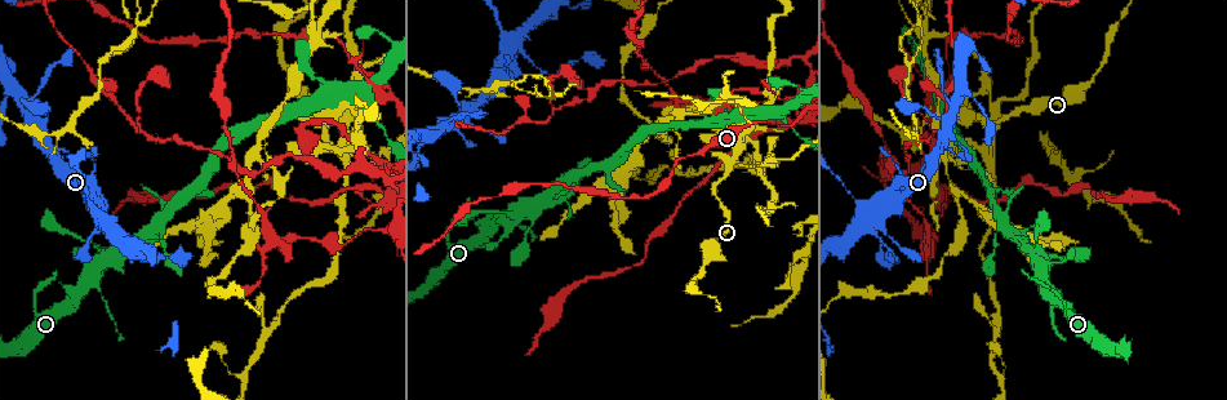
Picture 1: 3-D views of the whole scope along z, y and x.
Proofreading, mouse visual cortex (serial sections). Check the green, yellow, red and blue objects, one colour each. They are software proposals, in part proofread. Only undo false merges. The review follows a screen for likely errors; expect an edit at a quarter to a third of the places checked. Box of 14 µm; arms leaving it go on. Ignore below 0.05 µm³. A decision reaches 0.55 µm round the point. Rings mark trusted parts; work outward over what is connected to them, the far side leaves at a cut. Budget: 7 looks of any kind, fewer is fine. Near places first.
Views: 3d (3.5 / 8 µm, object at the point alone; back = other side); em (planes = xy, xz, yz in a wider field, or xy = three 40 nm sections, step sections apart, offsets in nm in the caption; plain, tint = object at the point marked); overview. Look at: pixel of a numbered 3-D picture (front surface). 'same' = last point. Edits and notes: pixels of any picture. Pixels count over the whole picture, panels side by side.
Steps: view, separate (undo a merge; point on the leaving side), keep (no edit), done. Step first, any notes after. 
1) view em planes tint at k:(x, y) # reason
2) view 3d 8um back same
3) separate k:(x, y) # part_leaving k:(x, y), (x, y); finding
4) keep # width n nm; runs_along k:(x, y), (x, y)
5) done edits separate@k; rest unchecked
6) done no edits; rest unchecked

view 3d 3.5um at 1:(1118, 23) # thick turns thin

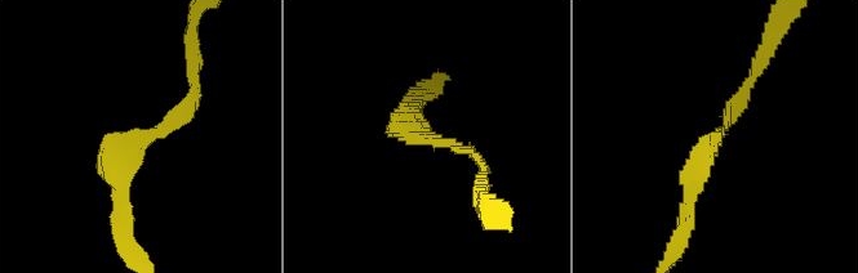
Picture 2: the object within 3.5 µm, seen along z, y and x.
view em xy step 3 tint at 2:(145, 139) # arm_widths 150, 200 nm; now the EM

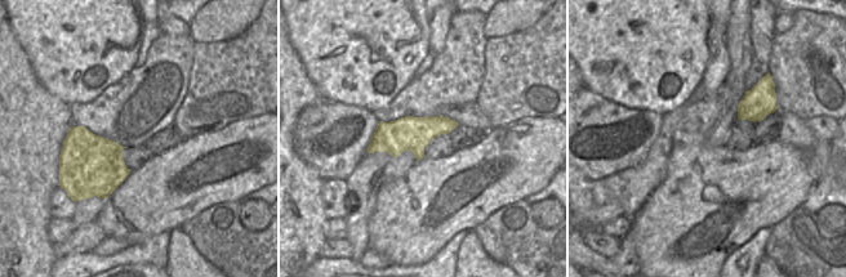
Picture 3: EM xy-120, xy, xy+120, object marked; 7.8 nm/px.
keep # runs_along 2:(125, 206), (116, 162), (196, 83); all the same cell

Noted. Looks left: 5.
view 3d 3.5um at 1:(928, 97) # narrows sharply

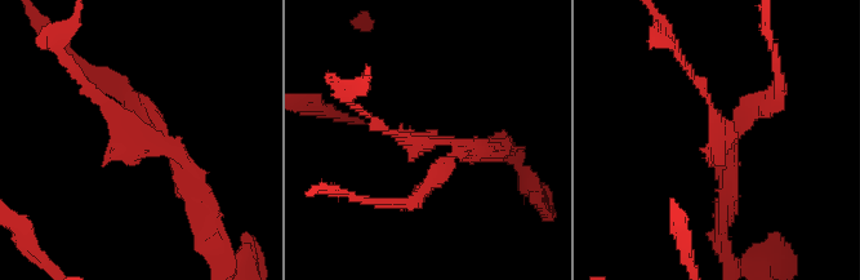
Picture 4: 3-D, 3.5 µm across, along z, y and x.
view em xy step 1 tint at 4:(716, 147)

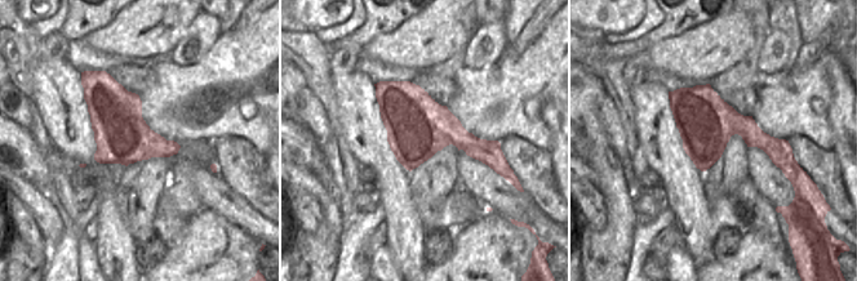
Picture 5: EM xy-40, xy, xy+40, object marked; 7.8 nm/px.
separate 4:(411, 146) # a second cell is stuck on

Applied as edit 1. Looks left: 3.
view overview

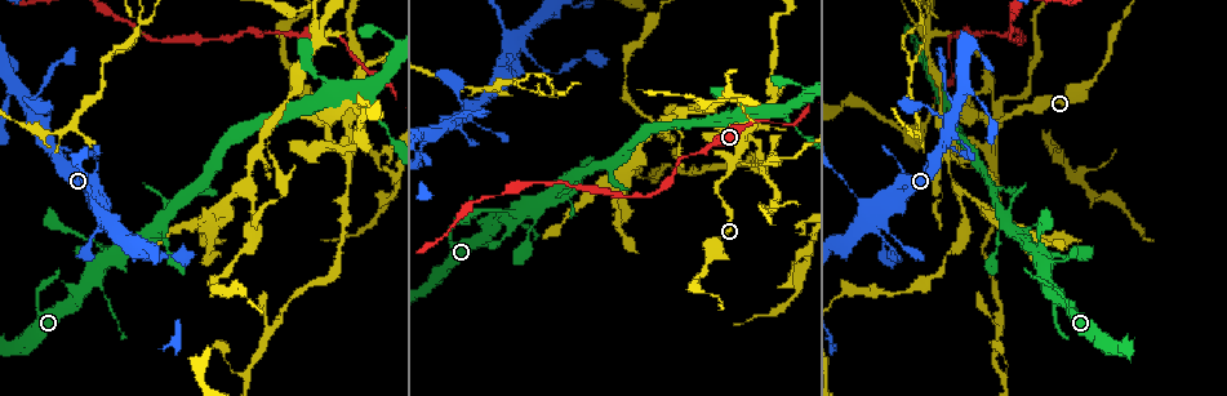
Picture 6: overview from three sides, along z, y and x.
view 3d 3.5um at 6:(740, 112) # abrupt turn

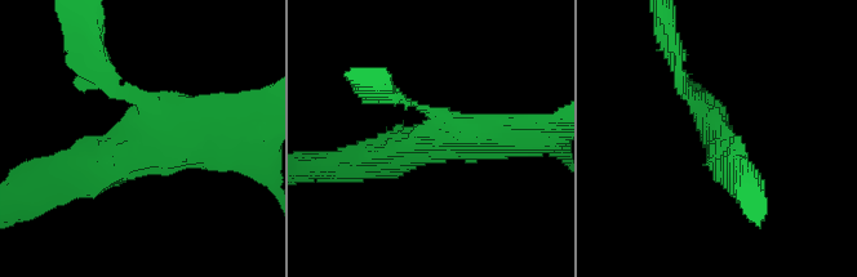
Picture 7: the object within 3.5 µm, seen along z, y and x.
keep # runs_along 7:(72, 178), (231, 130); all the same cell

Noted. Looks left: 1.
done edits separate@4; rest unchecked

